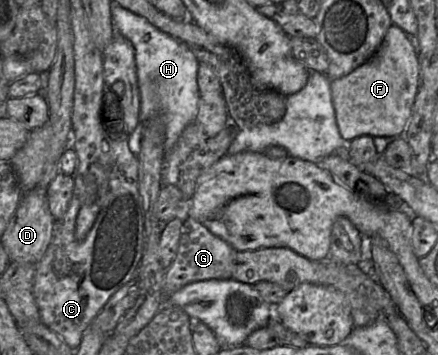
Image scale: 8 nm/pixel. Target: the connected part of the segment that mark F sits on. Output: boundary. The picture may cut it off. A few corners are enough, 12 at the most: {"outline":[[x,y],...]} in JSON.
{"outline":[[392,24],[380,47],[331,81],[345,142],[404,135],[418,54]]}

